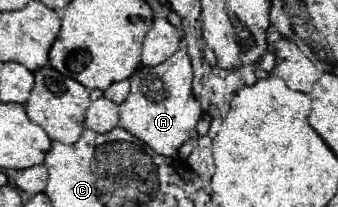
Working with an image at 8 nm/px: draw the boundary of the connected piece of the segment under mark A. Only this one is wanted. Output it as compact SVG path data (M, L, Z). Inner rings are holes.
M174 52L166 62L158 66L138 64L128 78L130 94L118 106L120 126L134 134L138 140L154 148L162 156L172 156L196 130L202 114L200 102L192 96L192 66L186 52Z

